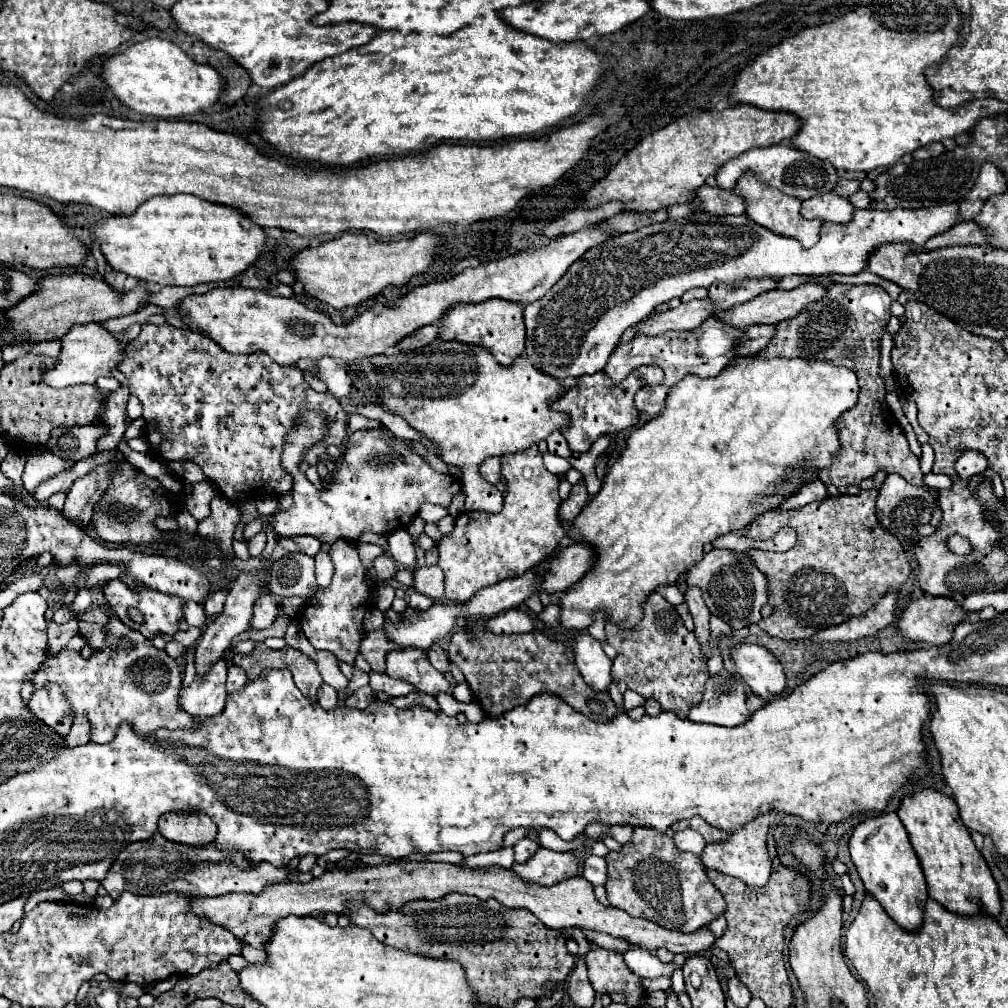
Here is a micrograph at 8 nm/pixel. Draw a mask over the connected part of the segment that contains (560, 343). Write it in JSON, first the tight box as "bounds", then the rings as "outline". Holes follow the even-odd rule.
{"bounds":[524,204,958,380],"outline":[[[956,204],[918,208],[918,210],[890,210],[890,212],[856,210],[852,222],[848,224],[824,222],[820,230],[820,240],[812,248],[802,248],[802,244],[796,238],[768,232],[768,228],[752,224],[748,216],[708,216],[706,212],[694,212],[690,218],[650,224],[636,232],[620,234],[616,238],[606,240],[600,246],[594,246],[580,260],[576,260],[576,264],[572,264],[568,272],[540,300],[524,308],[526,354],[538,370],[556,376],[558,380],[564,380],[568,376],[580,378],[586,374],[596,374],[604,370],[608,356],[618,346],[618,340],[626,328],[650,316],[656,306],[666,304],[672,298],[680,298],[690,288],[700,288],[700,286],[708,288],[712,284],[742,286],[746,280],[762,280],[762,278],[780,280],[784,276],[794,276],[794,274],[804,274],[804,276],[824,276],[830,272],[858,274],[864,270],[868,254],[874,252],[876,246],[898,240],[924,246],[926,240],[946,232],[956,222],[958,222]],[[720,220],[744,220],[744,224],[726,224]]]}

